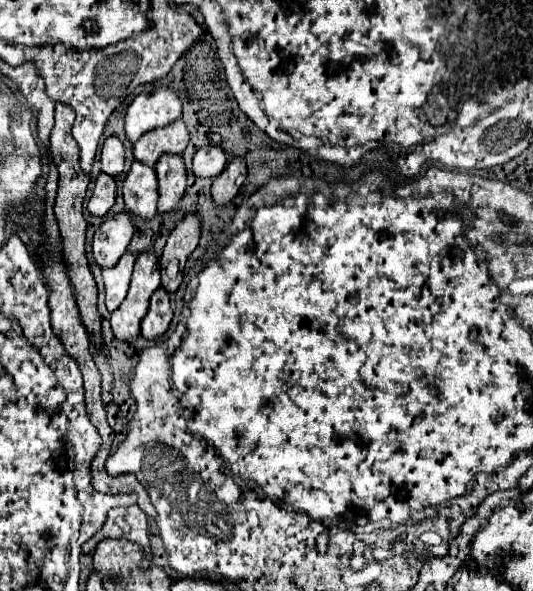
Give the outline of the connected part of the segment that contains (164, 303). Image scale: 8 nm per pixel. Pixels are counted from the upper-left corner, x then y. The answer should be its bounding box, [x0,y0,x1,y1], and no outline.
[141,287,173,339]

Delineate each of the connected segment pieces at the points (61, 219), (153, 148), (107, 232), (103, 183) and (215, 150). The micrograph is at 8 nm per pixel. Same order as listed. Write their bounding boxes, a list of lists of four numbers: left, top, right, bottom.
[[51,107,103,349],[133,119,189,167],[93,213,133,269],[87,173,117,217],[191,147,227,177]]

